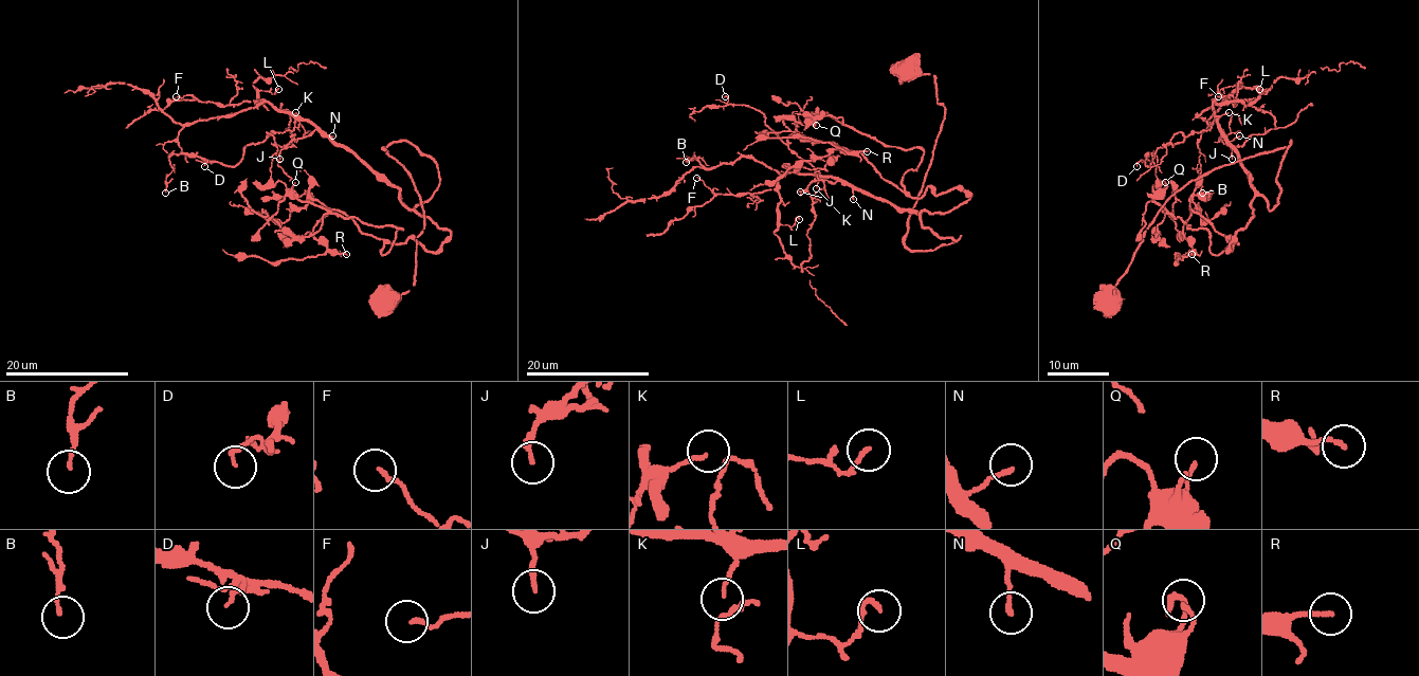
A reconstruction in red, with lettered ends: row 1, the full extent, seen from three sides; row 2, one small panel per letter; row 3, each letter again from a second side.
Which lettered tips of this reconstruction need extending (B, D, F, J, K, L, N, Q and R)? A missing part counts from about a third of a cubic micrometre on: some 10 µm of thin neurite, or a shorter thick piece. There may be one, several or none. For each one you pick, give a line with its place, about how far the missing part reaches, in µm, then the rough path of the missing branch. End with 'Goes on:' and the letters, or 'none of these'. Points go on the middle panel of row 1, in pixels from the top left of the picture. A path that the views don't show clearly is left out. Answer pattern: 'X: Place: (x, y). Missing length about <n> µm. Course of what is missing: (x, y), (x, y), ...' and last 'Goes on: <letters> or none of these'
J: Place: (800, 192). Missing length about 25 µm. Course of what is missing: (800, 192), (789, 195), (785, 182), (799, 166), (813, 132), (806, 120), (796, 111)
Goes on: J

